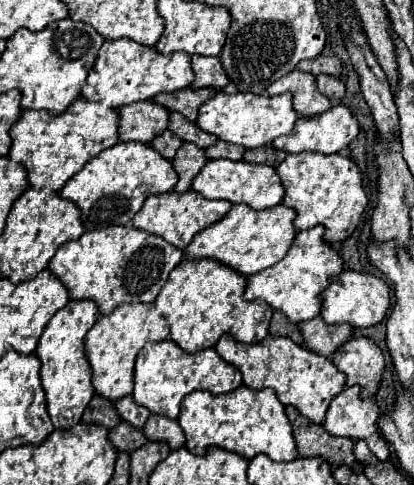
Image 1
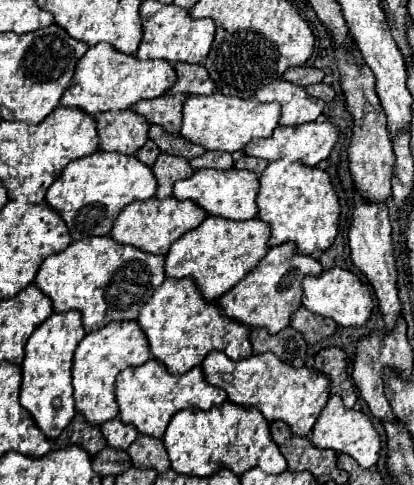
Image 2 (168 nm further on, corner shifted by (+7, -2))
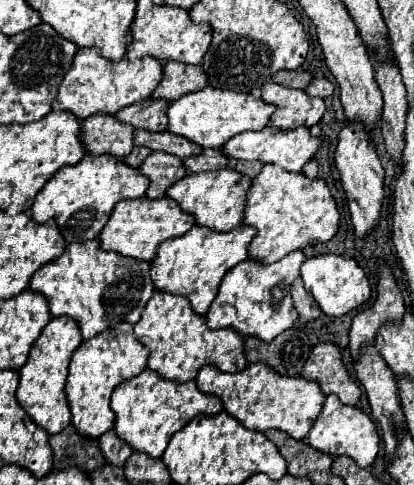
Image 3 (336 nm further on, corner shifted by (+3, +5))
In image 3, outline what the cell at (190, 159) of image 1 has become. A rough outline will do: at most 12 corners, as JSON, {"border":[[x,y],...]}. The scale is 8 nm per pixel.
{"border":[[150,153],[138,171],[150,179],[148,199],[186,175],[178,157]]}

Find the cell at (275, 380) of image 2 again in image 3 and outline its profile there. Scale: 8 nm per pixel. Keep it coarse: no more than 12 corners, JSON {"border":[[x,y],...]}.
{"border":[[264,363],[196,385],[246,429],[306,439],[326,399]]}

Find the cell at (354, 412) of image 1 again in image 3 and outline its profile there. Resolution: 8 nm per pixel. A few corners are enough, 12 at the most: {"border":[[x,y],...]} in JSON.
{"border":[[326,397],[310,447],[374,463],[376,423],[362,409]]}

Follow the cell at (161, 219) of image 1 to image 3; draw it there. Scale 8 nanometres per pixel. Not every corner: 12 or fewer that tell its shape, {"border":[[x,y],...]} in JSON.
{"border":[[168,197],[126,199],[100,249],[152,261],[160,241],[196,223]]}

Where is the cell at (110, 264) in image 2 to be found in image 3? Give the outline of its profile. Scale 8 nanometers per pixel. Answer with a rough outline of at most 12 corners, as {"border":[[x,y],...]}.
{"border":[[72,243],[28,289],[92,339],[140,321],[148,265]]}

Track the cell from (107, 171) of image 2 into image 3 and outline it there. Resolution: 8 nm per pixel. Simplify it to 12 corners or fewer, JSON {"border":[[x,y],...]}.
{"border":[[82,157],[36,195],[30,217],[66,243],[96,239],[114,205],[148,181],[112,157]]}

